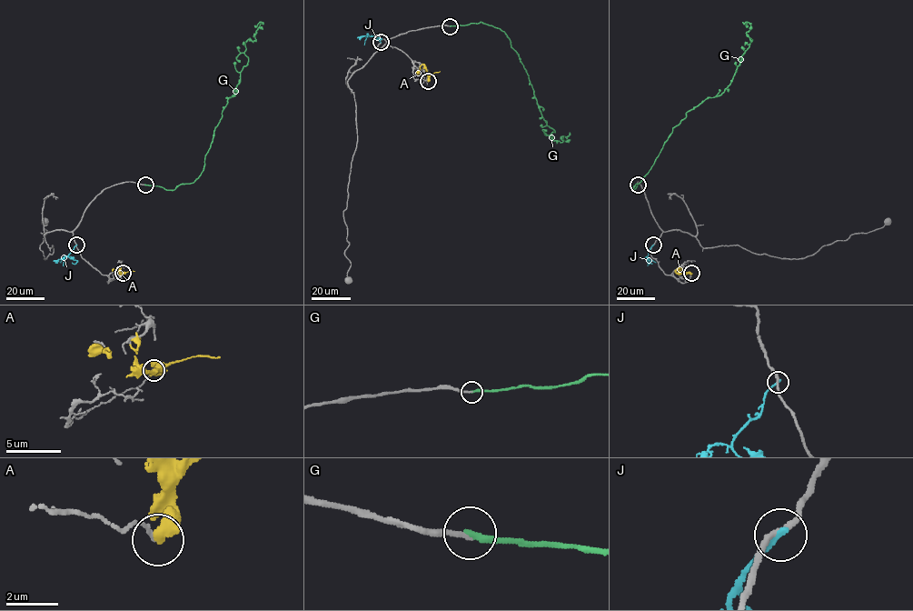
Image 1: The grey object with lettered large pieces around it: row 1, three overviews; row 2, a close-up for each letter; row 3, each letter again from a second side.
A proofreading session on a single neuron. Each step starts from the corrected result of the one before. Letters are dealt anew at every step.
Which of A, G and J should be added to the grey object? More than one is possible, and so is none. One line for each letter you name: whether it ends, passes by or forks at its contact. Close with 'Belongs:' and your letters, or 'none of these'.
Belongs: none of these

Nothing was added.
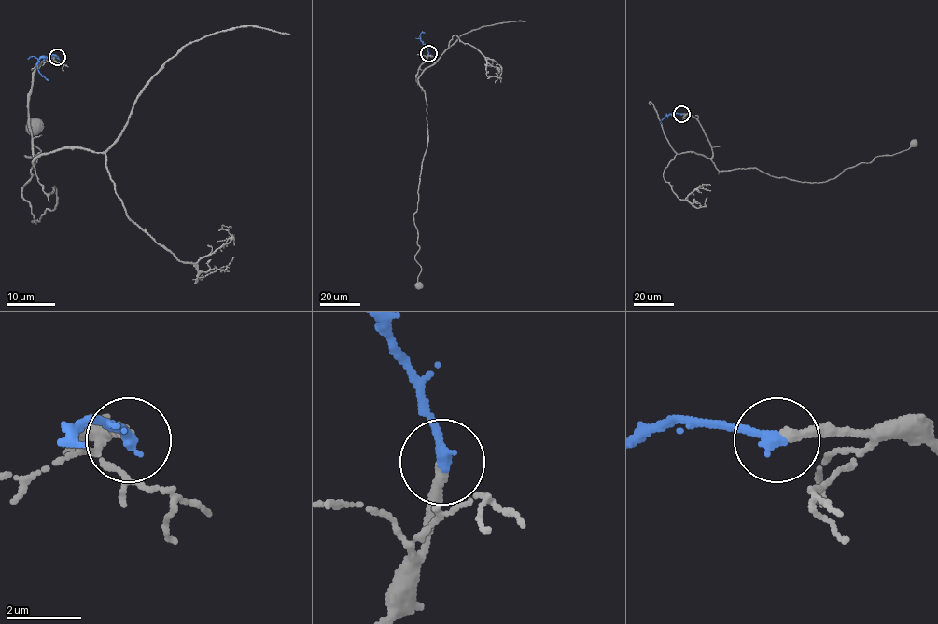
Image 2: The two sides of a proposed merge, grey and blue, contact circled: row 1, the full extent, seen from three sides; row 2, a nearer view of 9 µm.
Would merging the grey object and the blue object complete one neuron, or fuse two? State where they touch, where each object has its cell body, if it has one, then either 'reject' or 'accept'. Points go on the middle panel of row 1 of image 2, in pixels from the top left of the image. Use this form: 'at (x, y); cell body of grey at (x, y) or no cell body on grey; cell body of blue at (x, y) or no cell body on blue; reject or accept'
at (428, 53); cell body of grey at (418, 285); no cell body on blue; accept

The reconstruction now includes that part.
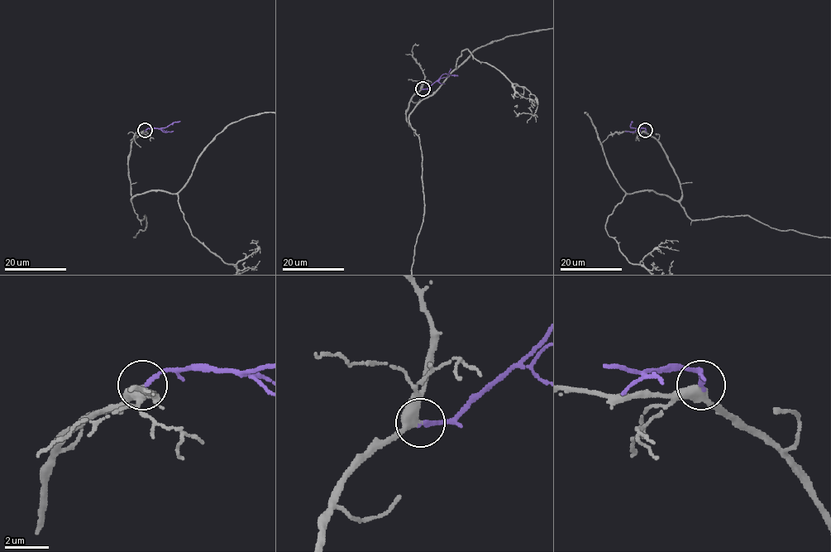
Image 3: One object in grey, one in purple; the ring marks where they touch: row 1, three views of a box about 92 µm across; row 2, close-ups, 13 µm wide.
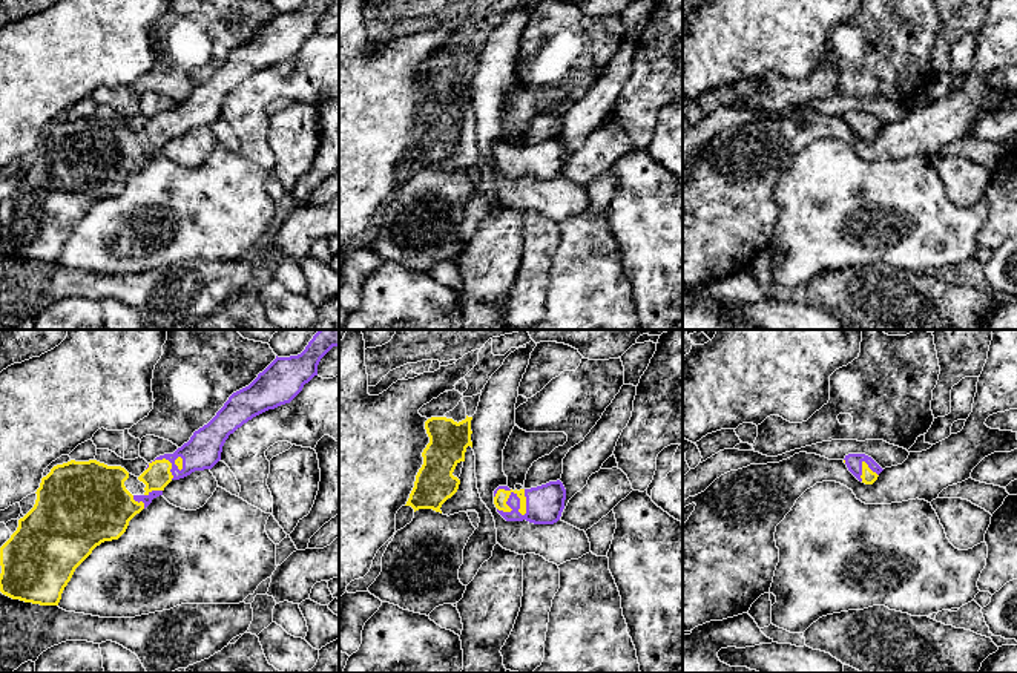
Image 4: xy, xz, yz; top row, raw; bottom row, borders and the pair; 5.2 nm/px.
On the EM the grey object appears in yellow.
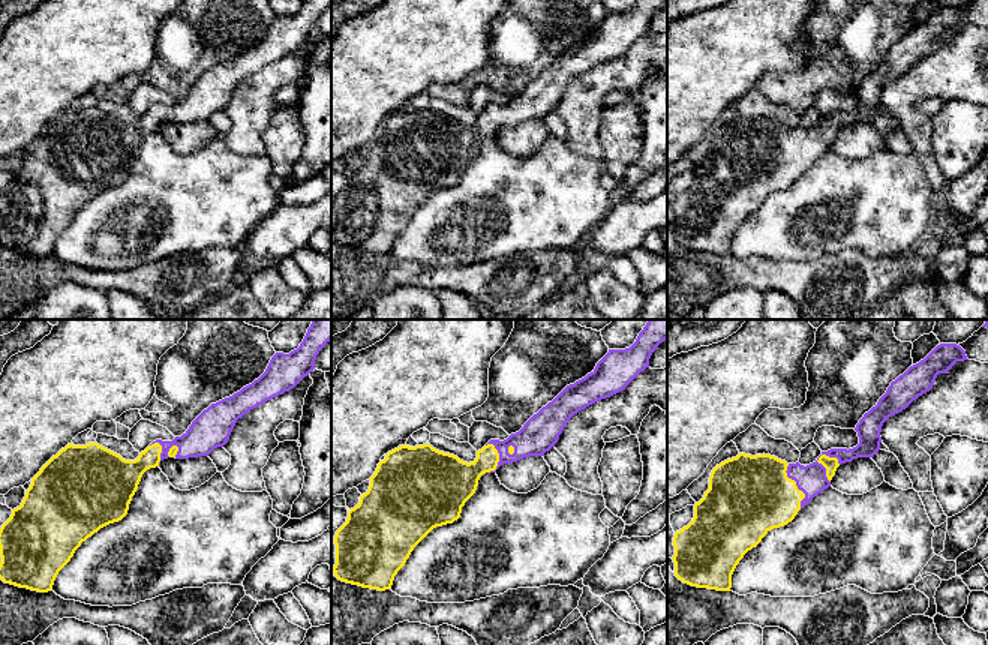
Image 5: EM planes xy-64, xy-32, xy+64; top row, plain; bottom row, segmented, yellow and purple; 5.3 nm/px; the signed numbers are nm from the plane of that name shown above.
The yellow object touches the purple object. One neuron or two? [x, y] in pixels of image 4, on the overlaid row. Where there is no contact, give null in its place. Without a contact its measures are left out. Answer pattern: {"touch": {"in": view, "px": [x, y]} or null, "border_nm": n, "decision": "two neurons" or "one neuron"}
{"touch": {"in": "xz", "px": [517, 495]}, "border_nm": 200, "decision": "one neuron"}

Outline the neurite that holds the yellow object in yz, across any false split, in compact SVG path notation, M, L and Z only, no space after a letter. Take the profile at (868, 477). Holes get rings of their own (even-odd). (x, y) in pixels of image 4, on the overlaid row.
M848 454L844 460L848 471L865 484L873 484L884 471L871 457L865 454Z

